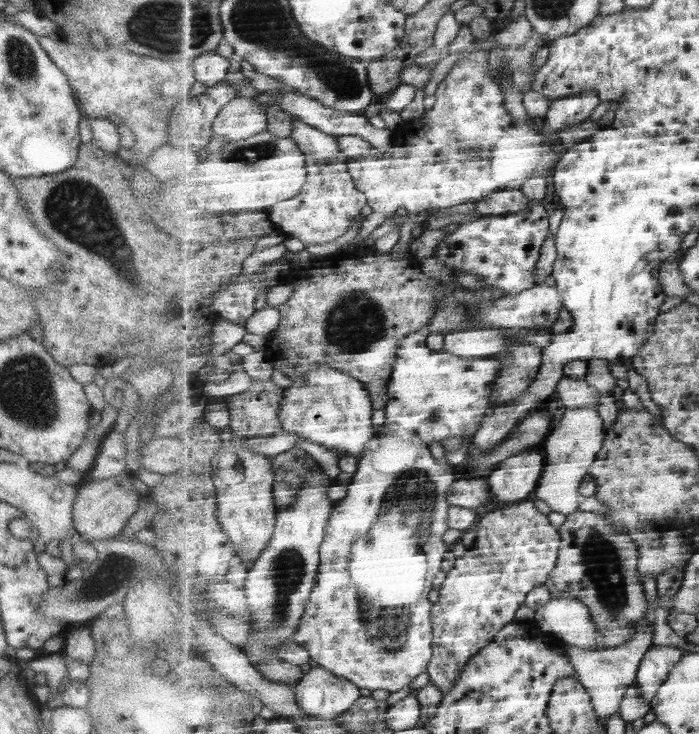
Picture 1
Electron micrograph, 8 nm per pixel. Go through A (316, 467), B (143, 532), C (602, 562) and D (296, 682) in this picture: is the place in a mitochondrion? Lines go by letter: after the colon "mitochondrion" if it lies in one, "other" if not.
A: other
B: other
C: mitochondrion
D: other

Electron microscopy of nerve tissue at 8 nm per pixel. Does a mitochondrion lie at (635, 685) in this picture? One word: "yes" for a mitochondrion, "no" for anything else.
no

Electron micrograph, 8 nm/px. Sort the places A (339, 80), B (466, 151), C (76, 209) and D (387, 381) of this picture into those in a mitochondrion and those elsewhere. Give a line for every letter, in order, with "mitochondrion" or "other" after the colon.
A: mitochondrion
B: mitochondrion
C: mitochondrion
D: other

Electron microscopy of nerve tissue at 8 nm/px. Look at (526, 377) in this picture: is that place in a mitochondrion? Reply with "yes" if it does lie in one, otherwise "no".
yes

